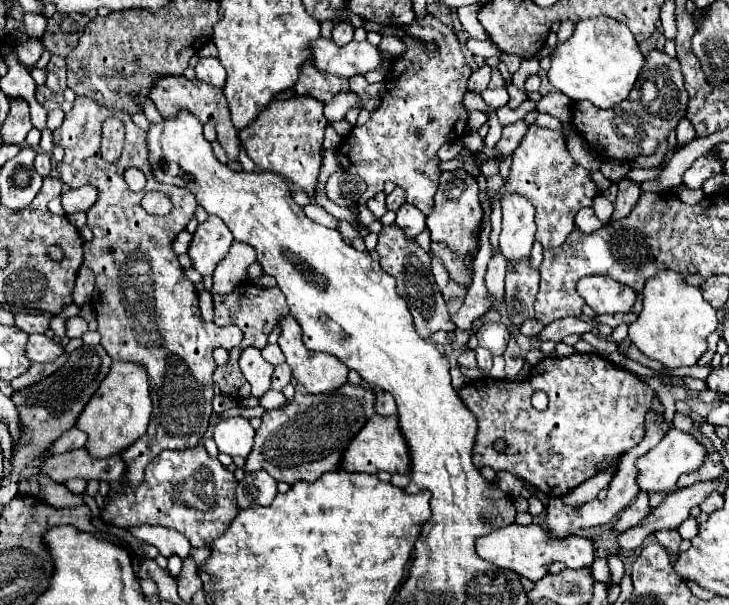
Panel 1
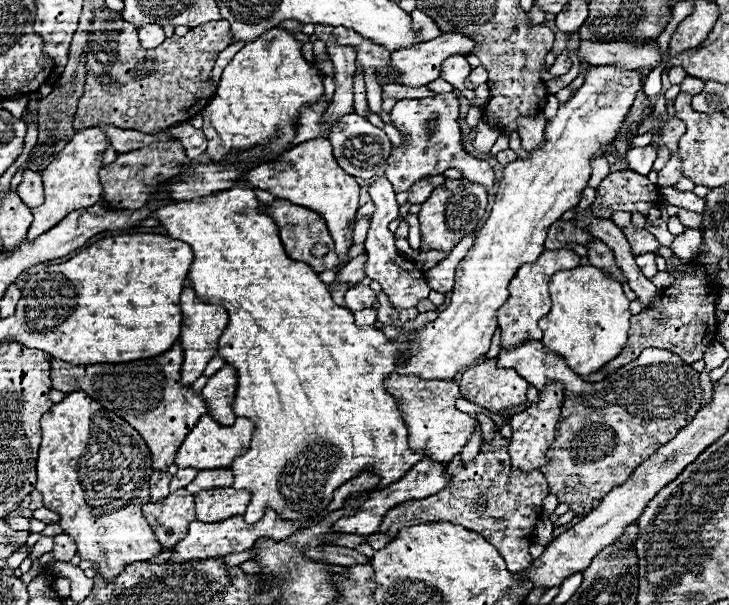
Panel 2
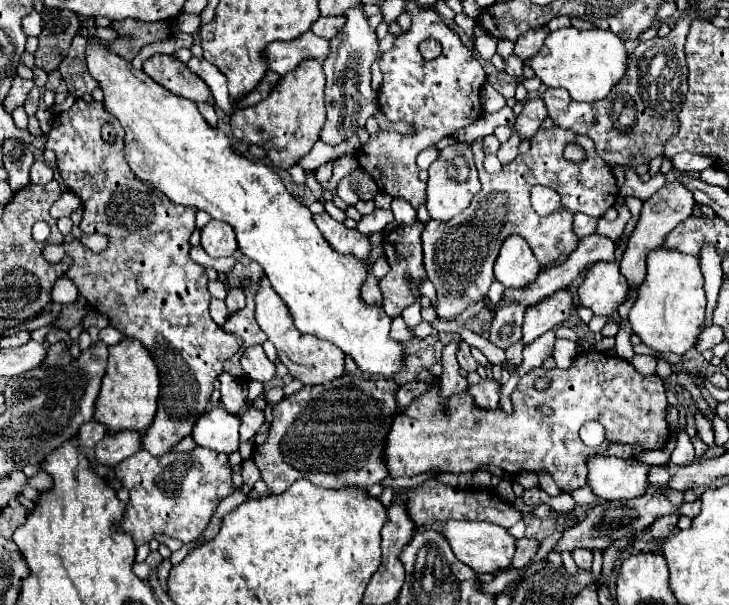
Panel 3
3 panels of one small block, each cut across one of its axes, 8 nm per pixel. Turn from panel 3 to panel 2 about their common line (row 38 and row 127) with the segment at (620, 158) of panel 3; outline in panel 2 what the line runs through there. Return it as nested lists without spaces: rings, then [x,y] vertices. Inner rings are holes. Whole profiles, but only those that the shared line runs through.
[[[650,108],[652,112],[648,114],[648,118],[654,120],[652,130],[648,130],[648,134],[652,134],[652,142],[650,146],[660,150],[662,146],[666,146],[670,150],[670,154],[674,154],[678,150],[678,140],[684,136],[686,126],[680,118],[676,118],[674,114],[666,114],[666,120],[658,120],[654,114],[654,108]]]

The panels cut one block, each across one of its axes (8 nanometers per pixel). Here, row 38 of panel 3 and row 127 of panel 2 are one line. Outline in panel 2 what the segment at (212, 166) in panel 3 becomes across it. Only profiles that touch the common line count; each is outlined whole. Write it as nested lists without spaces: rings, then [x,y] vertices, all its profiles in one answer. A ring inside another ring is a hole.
[[[92,126],[92,128],[86,128],[84,132],[78,132],[68,142],[68,146],[60,154],[56,154],[56,158],[50,162],[50,166],[42,172],[46,200],[42,206],[32,208],[34,222],[30,224],[28,240],[36,240],[36,236],[48,232],[48,228],[54,228],[70,212],[80,210],[80,208],[90,208],[92,204],[96,204],[100,200],[102,184],[100,184],[98,172],[100,172],[102,154],[108,146],[110,146],[110,140],[108,140],[106,132],[98,126]]]

